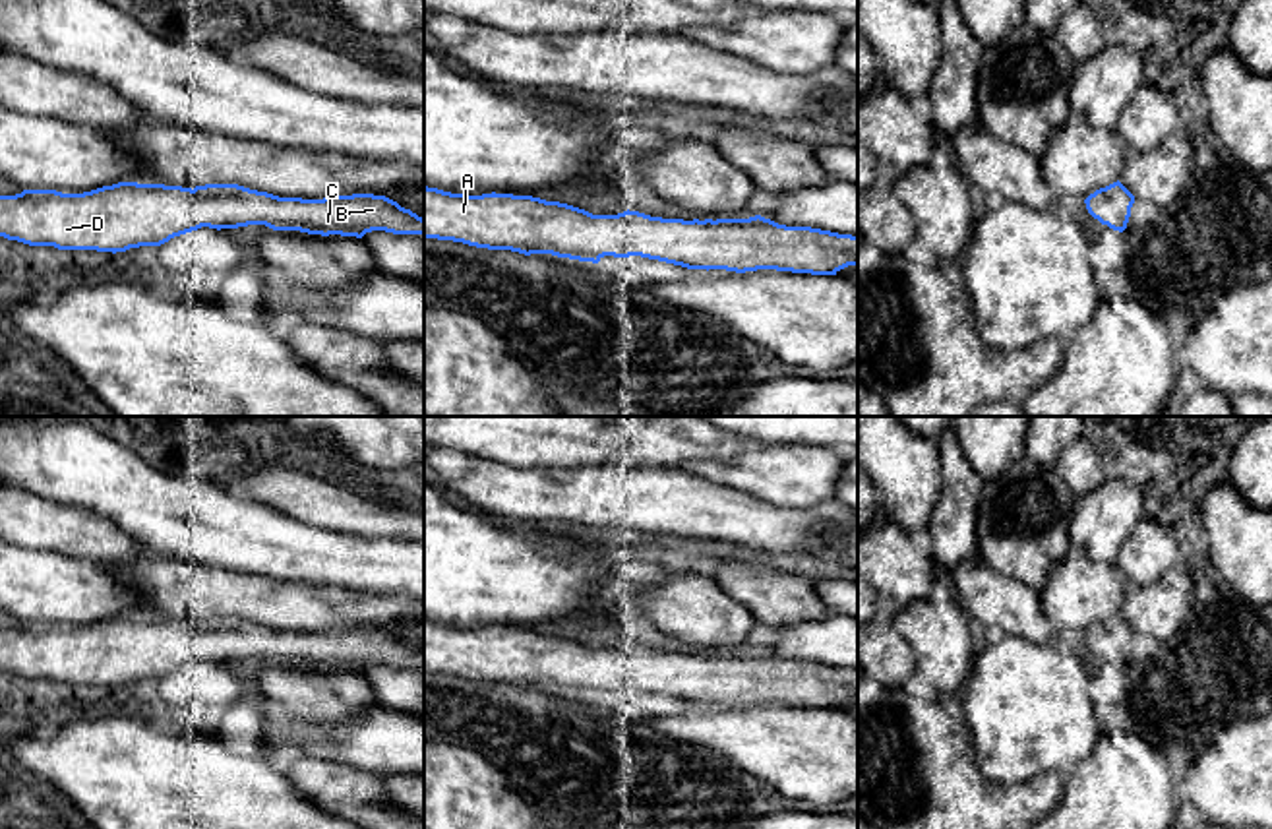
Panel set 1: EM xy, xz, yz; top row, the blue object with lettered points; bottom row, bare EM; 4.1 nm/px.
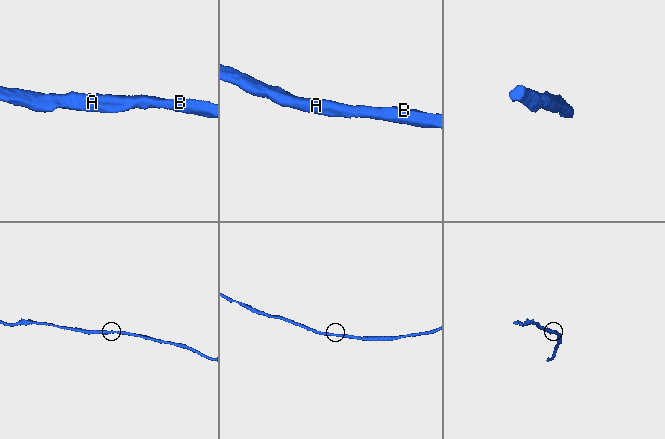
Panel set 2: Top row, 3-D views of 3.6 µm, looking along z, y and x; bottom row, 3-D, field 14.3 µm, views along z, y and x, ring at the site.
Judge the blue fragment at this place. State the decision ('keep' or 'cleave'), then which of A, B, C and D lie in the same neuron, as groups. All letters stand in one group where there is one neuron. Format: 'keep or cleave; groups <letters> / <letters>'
keep; groups A B C D

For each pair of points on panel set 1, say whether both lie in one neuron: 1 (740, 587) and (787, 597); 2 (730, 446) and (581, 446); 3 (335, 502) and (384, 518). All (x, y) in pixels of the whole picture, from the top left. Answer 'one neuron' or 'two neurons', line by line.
1: one neuron
2: one neuron
3: one neuron

